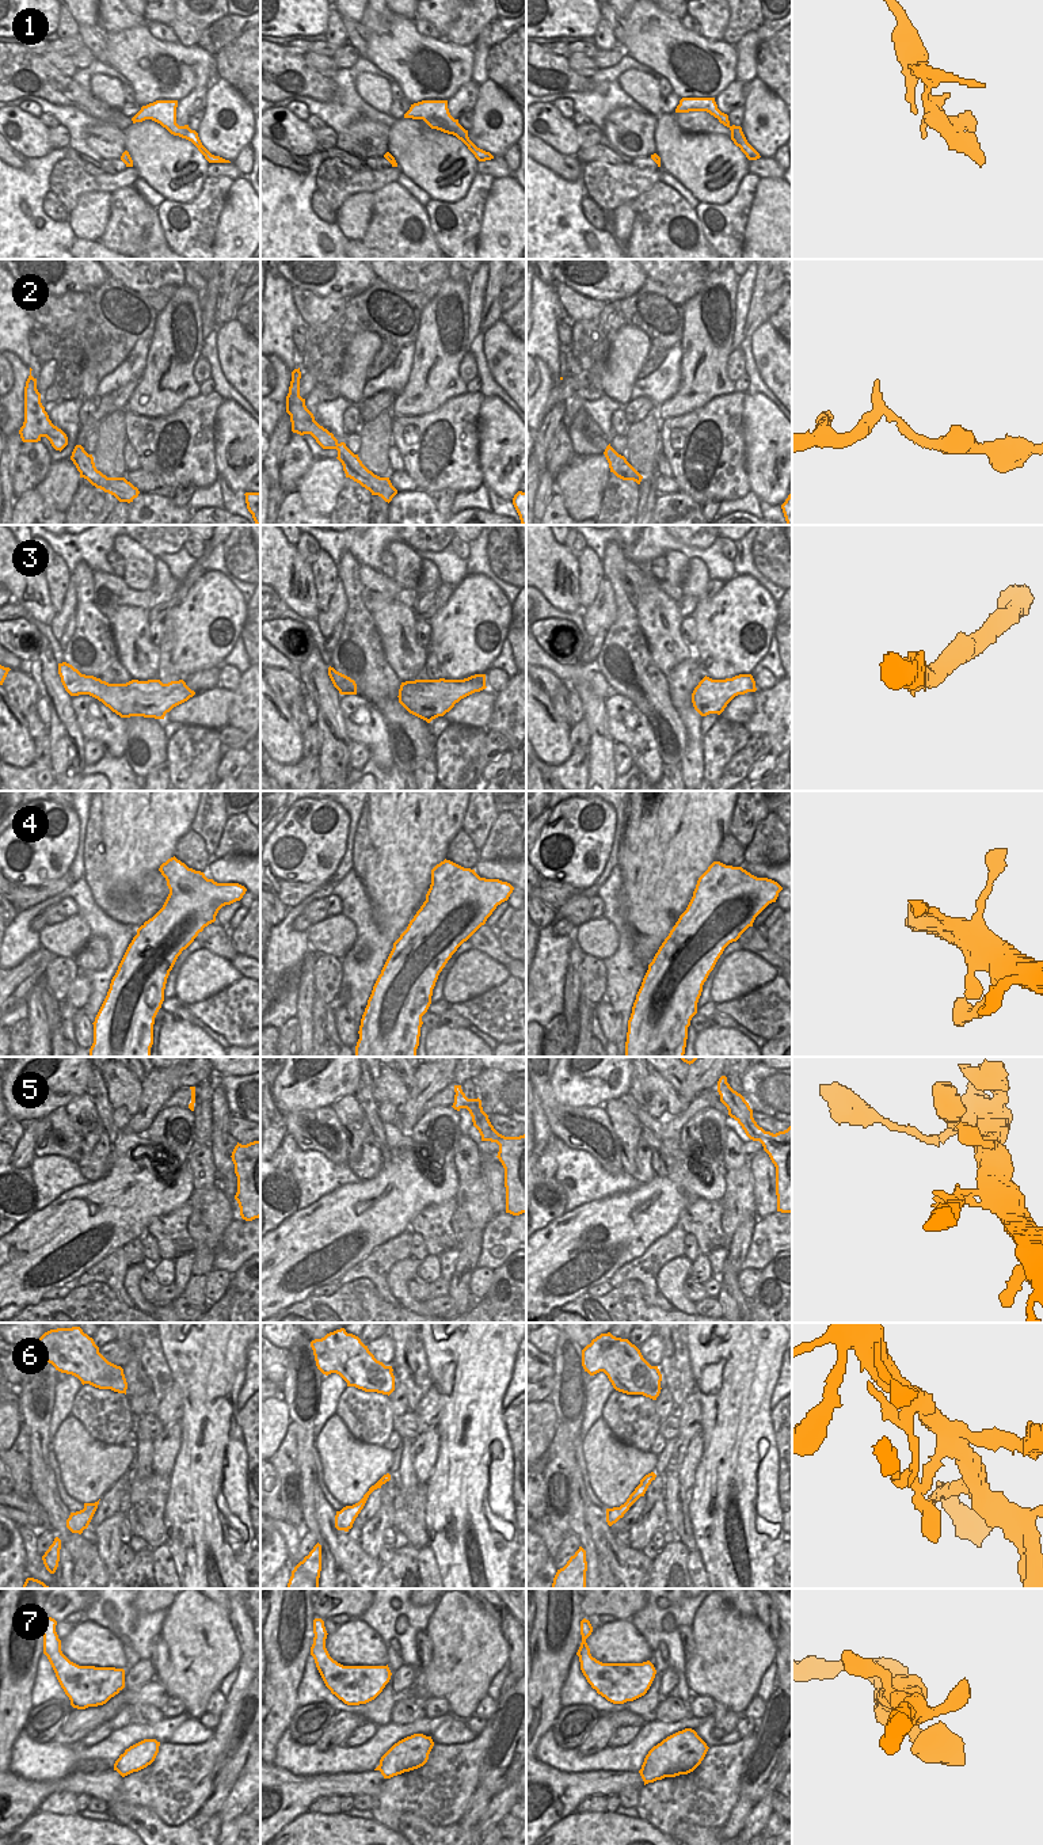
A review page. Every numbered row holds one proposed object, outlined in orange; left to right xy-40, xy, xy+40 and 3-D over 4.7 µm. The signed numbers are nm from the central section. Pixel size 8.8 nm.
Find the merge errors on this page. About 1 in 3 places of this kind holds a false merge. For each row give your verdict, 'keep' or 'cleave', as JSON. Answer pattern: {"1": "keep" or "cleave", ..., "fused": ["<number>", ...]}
{"1": "cleave", "2": "keep", "3": "keep", "4": "keep", "5": "keep", "6": "cleave", "7": "keep", "fused": ["1", "6"]}

